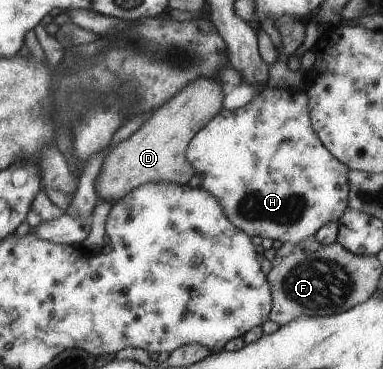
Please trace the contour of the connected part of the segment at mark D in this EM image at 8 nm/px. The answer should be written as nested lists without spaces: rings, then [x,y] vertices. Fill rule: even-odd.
[[[199,78],[195,82],[189,82],[171,100],[167,100],[157,110],[153,110],[151,116],[129,138],[125,138],[115,148],[112,148],[106,154],[100,172],[93,181],[93,191],[97,196],[97,200],[100,201],[102,198],[110,200],[111,206],[113,206],[125,194],[135,190],[141,184],[147,184],[147,182],[169,182],[169,184],[177,184],[177,186],[183,186],[183,184],[187,183],[194,174],[191,166],[185,160],[185,152],[191,138],[222,109],[222,98],[224,96],[223,92],[221,92],[220,83],[211,82],[209,78],[207,80]]]

